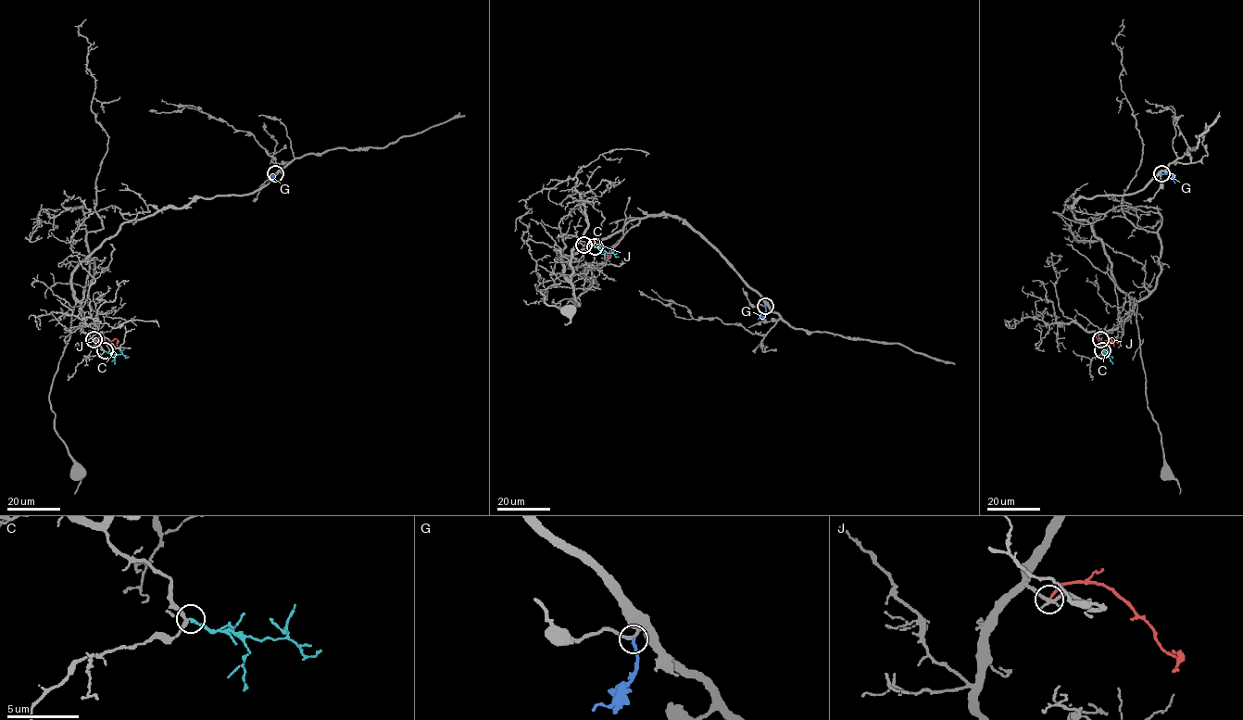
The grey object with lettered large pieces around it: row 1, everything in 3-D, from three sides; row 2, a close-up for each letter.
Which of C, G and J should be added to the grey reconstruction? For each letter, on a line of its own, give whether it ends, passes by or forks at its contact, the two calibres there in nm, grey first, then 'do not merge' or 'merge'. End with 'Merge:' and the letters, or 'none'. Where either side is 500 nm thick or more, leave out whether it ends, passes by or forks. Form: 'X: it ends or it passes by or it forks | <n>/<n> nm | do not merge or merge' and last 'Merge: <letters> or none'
C: it ends | 240/180 nm | merge
G: it ends | 220/240 nm | do not merge
J: it ends | 200/180 nm | do not merge
Merge: C

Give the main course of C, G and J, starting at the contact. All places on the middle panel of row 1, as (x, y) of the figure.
C: (595, 247), (619, 257)
G: (765, 307), (765, 313), (758, 319)
J: (583, 245), (595, 243), (607, 258)

